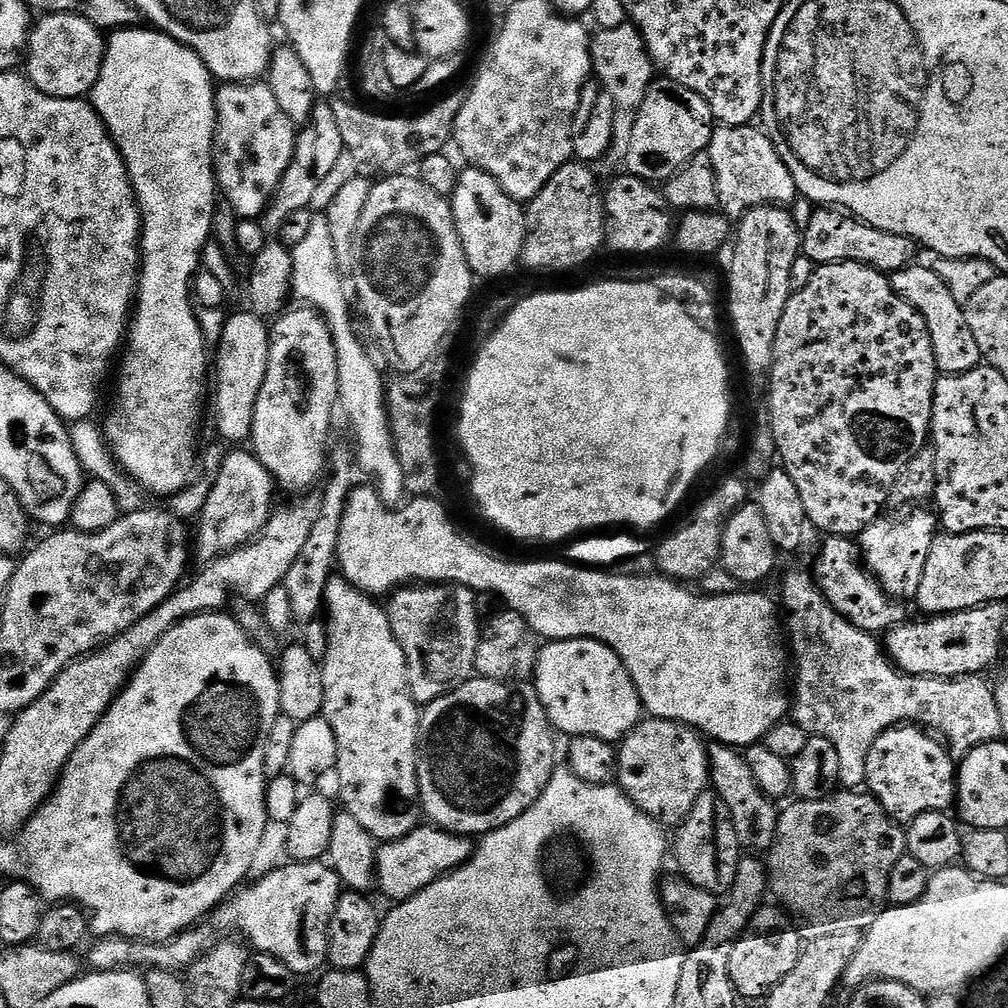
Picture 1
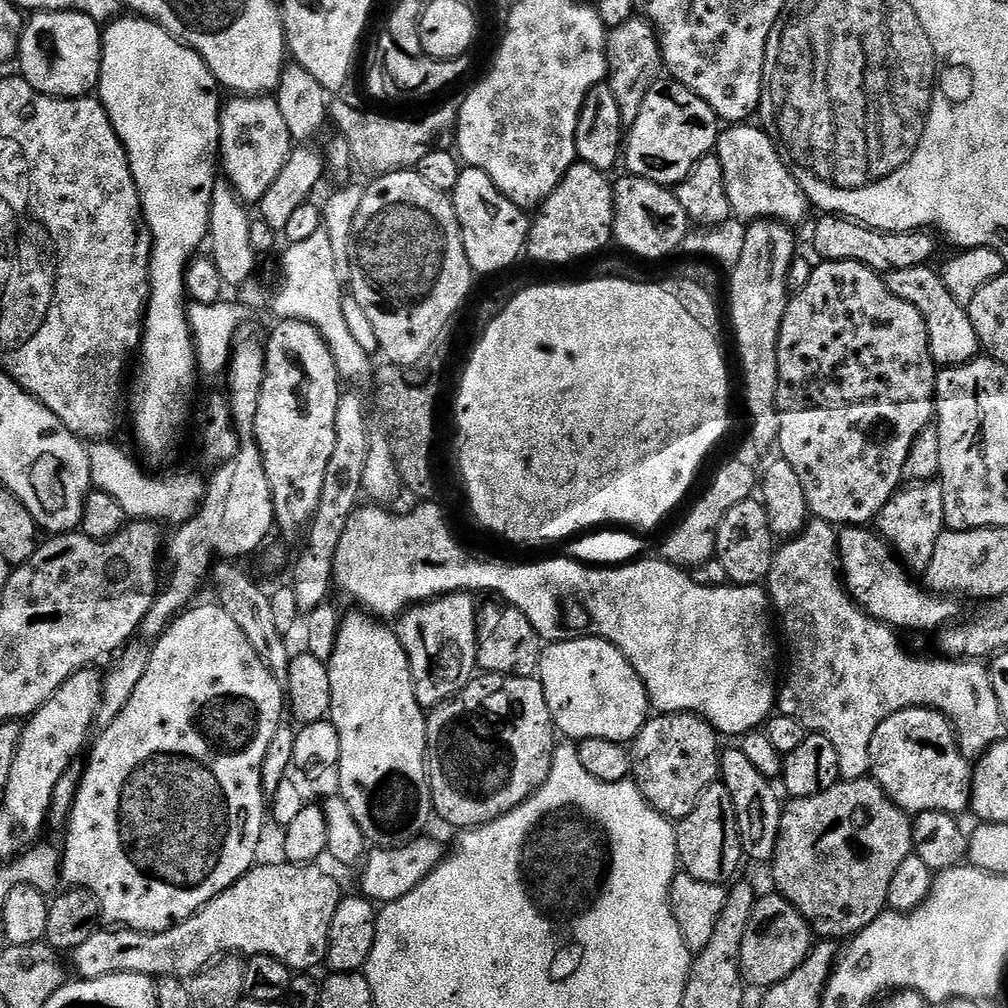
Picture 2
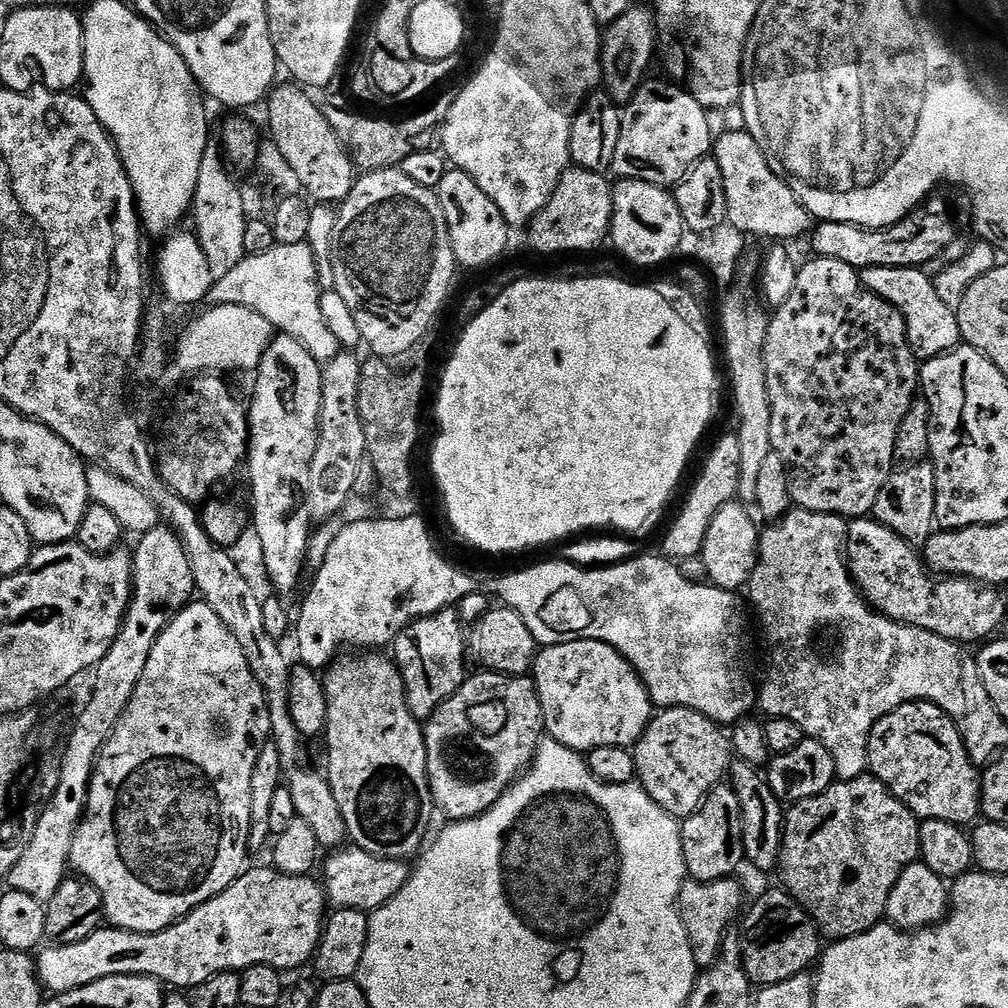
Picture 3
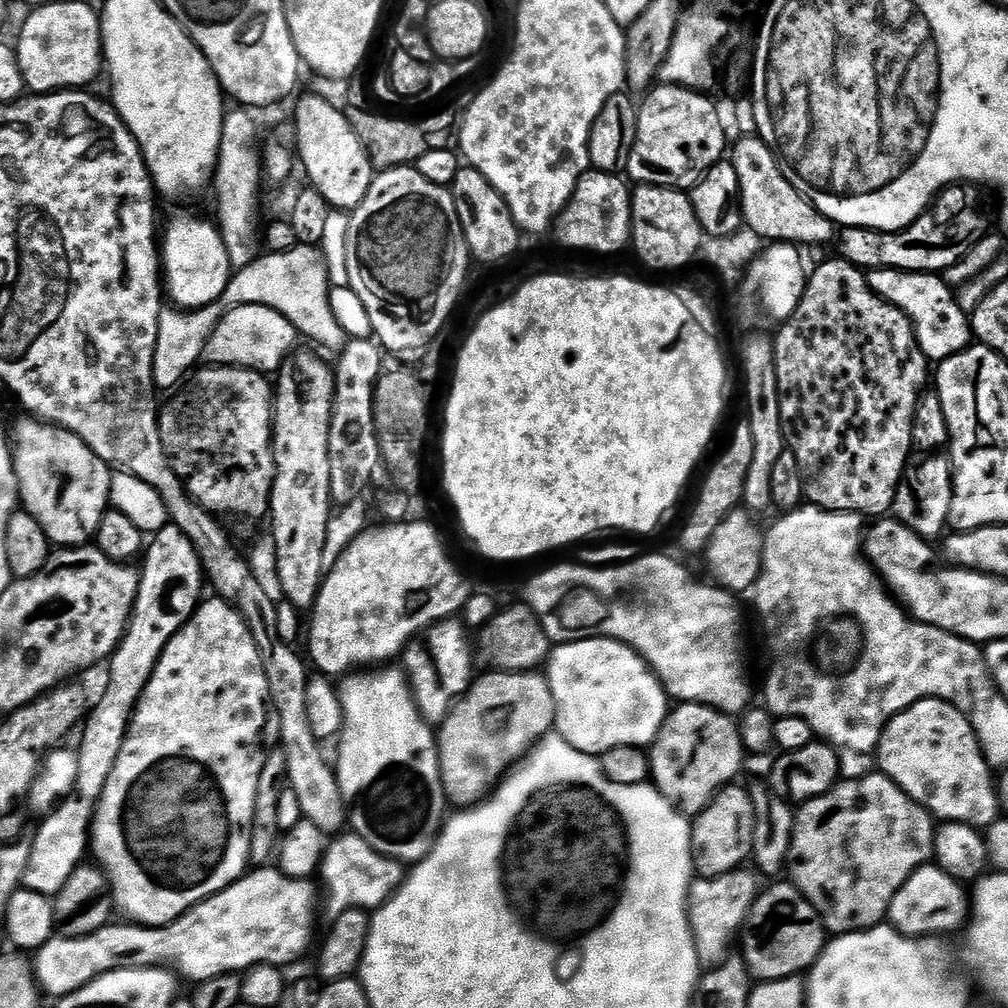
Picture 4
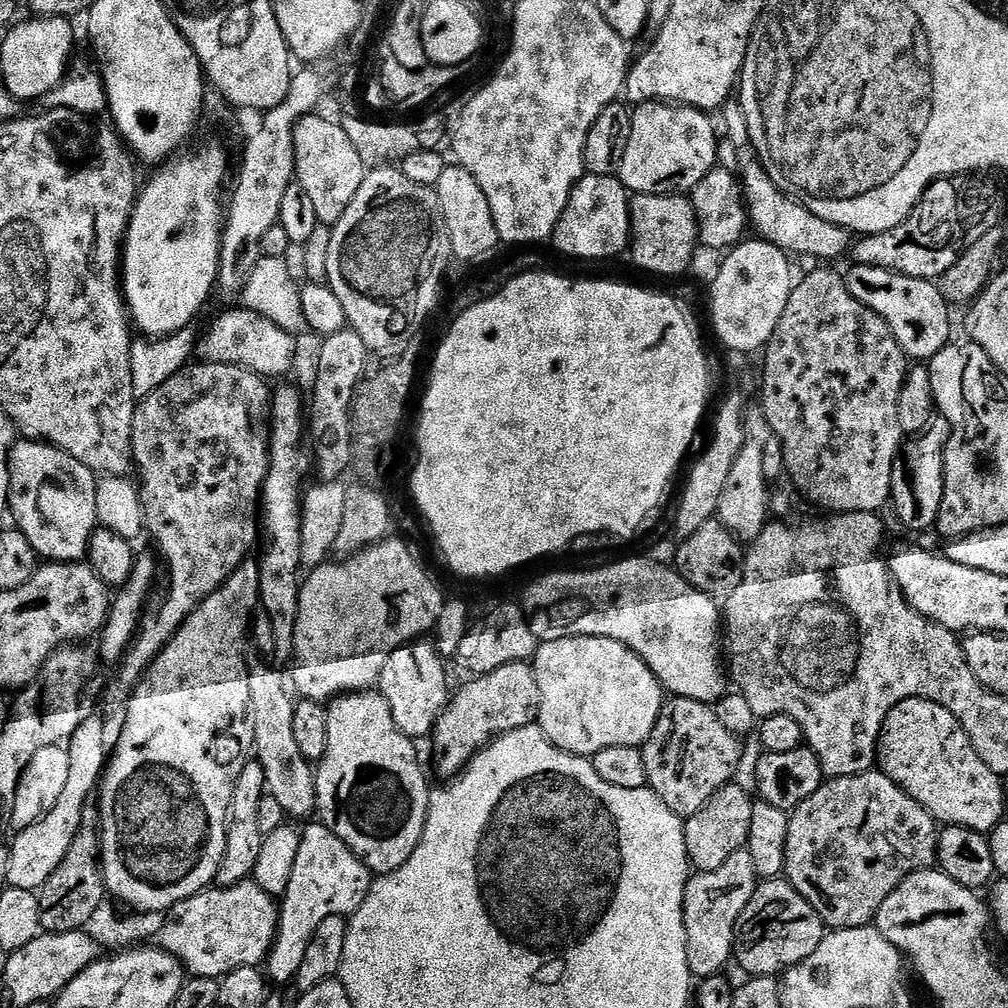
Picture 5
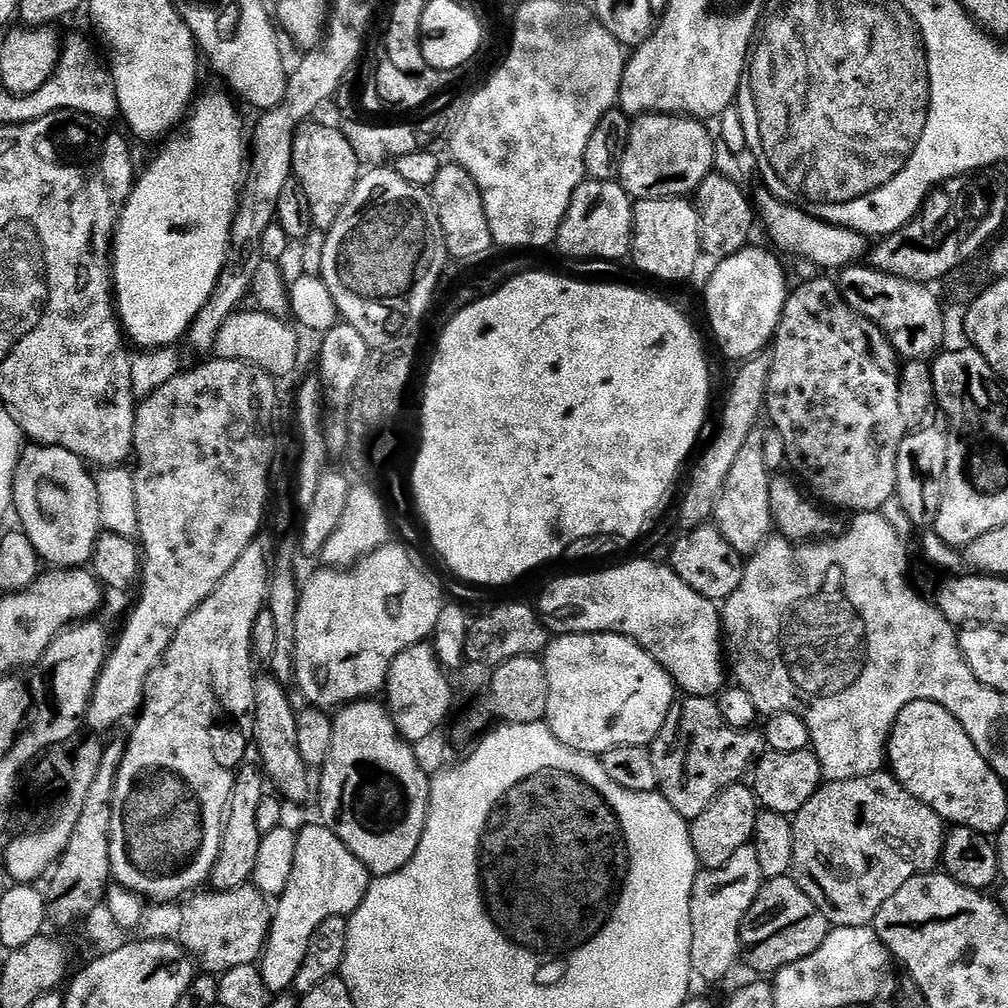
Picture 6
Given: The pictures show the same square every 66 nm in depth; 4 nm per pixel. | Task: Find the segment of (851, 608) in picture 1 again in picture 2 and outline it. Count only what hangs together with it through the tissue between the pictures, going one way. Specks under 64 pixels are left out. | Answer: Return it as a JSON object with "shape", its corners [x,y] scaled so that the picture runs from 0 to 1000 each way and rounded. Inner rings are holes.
{"shape":[[[837,522],[831,528],[831,556],[835,561],[835,578],[851,600],[866,615],[879,619],[886,625],[902,623],[905,627],[932,628],[933,624],[940,622],[949,614],[952,603],[947,594],[926,589],[918,585],[912,578],[908,579],[906,572],[899,566],[896,559],[887,551],[884,543],[878,540],[876,532],[870,530],[861,522]]]}

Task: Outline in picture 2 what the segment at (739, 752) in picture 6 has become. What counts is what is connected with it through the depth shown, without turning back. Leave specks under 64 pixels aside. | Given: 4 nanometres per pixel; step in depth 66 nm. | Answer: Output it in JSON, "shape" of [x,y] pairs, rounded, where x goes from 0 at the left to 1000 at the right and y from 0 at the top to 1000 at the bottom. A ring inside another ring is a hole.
{"shape":[[[685,706],[648,709],[626,735],[626,773],[644,798],[668,815],[680,813],[692,792],[714,769],[715,731],[696,710]]]}

